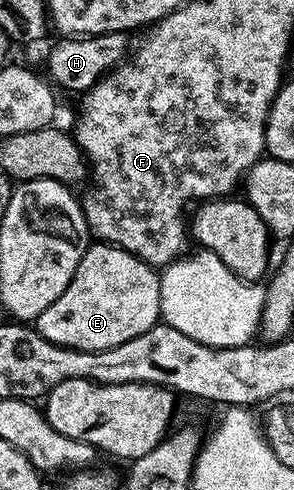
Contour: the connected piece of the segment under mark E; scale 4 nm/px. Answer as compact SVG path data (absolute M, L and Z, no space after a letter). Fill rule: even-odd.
M93 242L86 249L82 261L78 261L78 269L66 285L66 293L50 305L50 309L42 312L34 321L36 332L46 341L59 347L69 347L79 351L105 351L114 349L161 322L160 317L160 276L157 268L146 261L134 257L126 249L115 247L113 243Z

